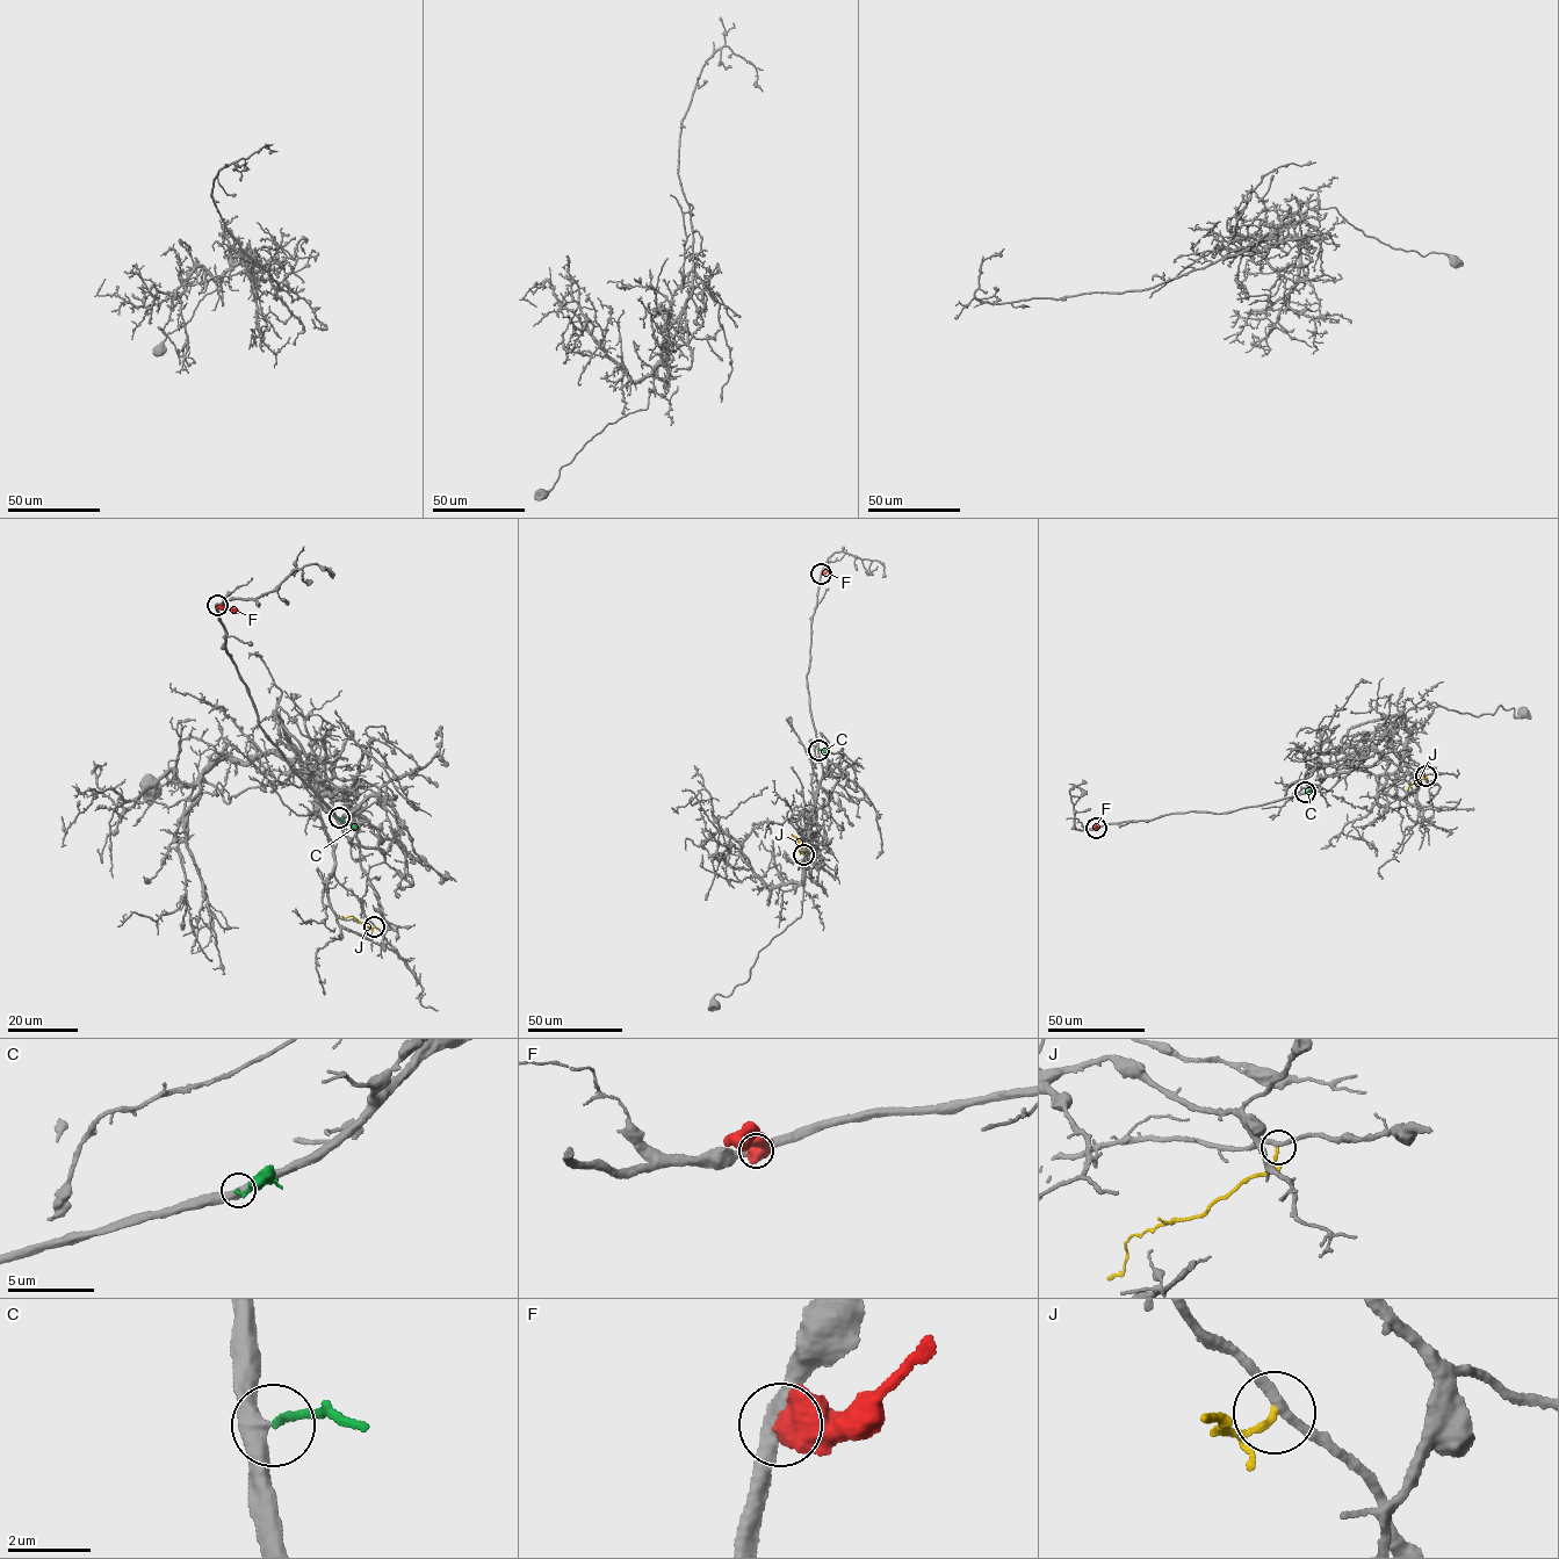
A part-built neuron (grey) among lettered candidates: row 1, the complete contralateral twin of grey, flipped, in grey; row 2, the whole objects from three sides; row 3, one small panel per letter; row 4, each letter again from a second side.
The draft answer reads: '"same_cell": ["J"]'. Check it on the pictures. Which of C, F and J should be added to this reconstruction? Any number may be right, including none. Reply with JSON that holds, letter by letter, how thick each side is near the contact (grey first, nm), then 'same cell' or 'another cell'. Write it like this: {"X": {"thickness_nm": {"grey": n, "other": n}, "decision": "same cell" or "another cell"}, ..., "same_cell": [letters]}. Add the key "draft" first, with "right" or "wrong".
{"draft": "wrong", "C": {"thickness_nm": {"grey": 400, "other": 160}, "decision": "same cell"}, "F": {"thickness_nm": {"grey": 440, "other": 600}, "decision": "another cell"}, "J": {"thickness_nm": {"grey": 240, "other": 160}, "decision": "another cell"}, "same_cell": ["C"]}

